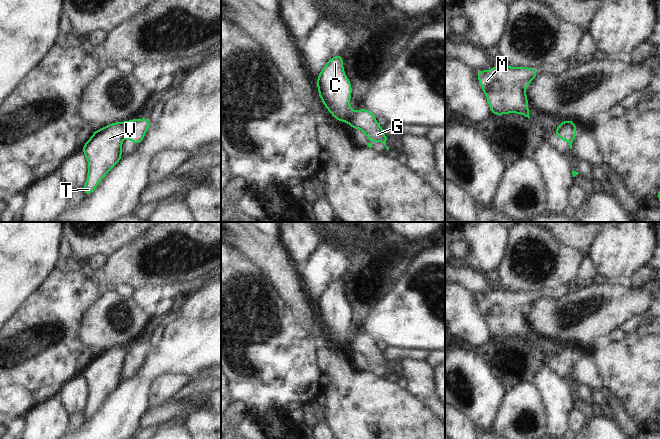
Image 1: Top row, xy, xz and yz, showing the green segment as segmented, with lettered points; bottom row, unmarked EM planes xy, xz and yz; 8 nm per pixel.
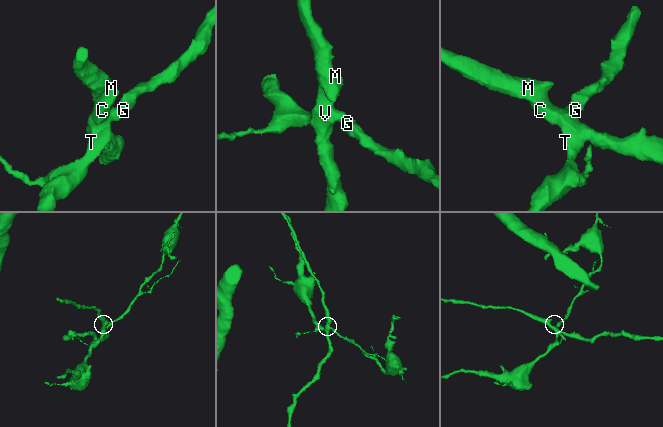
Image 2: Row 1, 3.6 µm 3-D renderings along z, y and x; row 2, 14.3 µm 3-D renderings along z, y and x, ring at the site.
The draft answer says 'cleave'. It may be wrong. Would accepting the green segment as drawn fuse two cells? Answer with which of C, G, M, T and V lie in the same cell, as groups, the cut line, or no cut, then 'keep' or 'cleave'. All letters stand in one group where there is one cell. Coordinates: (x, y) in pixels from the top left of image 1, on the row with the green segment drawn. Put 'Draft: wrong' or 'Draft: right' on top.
Draft: right
groups C M T V / G; cut xy (129, 122), (124, 133); cleave

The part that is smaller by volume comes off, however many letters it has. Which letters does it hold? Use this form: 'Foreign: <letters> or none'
Foreign: G

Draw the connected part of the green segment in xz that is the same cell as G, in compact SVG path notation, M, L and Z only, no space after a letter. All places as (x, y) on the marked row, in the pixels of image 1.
M359 109L353 112L352 116L349 118L349 124L351 129L361 129L366 134L368 140L379 141L389 150L386 146L387 137L383 133L384 127L376 122L376 116L368 109Z

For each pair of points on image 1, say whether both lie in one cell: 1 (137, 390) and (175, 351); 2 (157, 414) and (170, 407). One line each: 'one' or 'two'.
1: one
2: one

